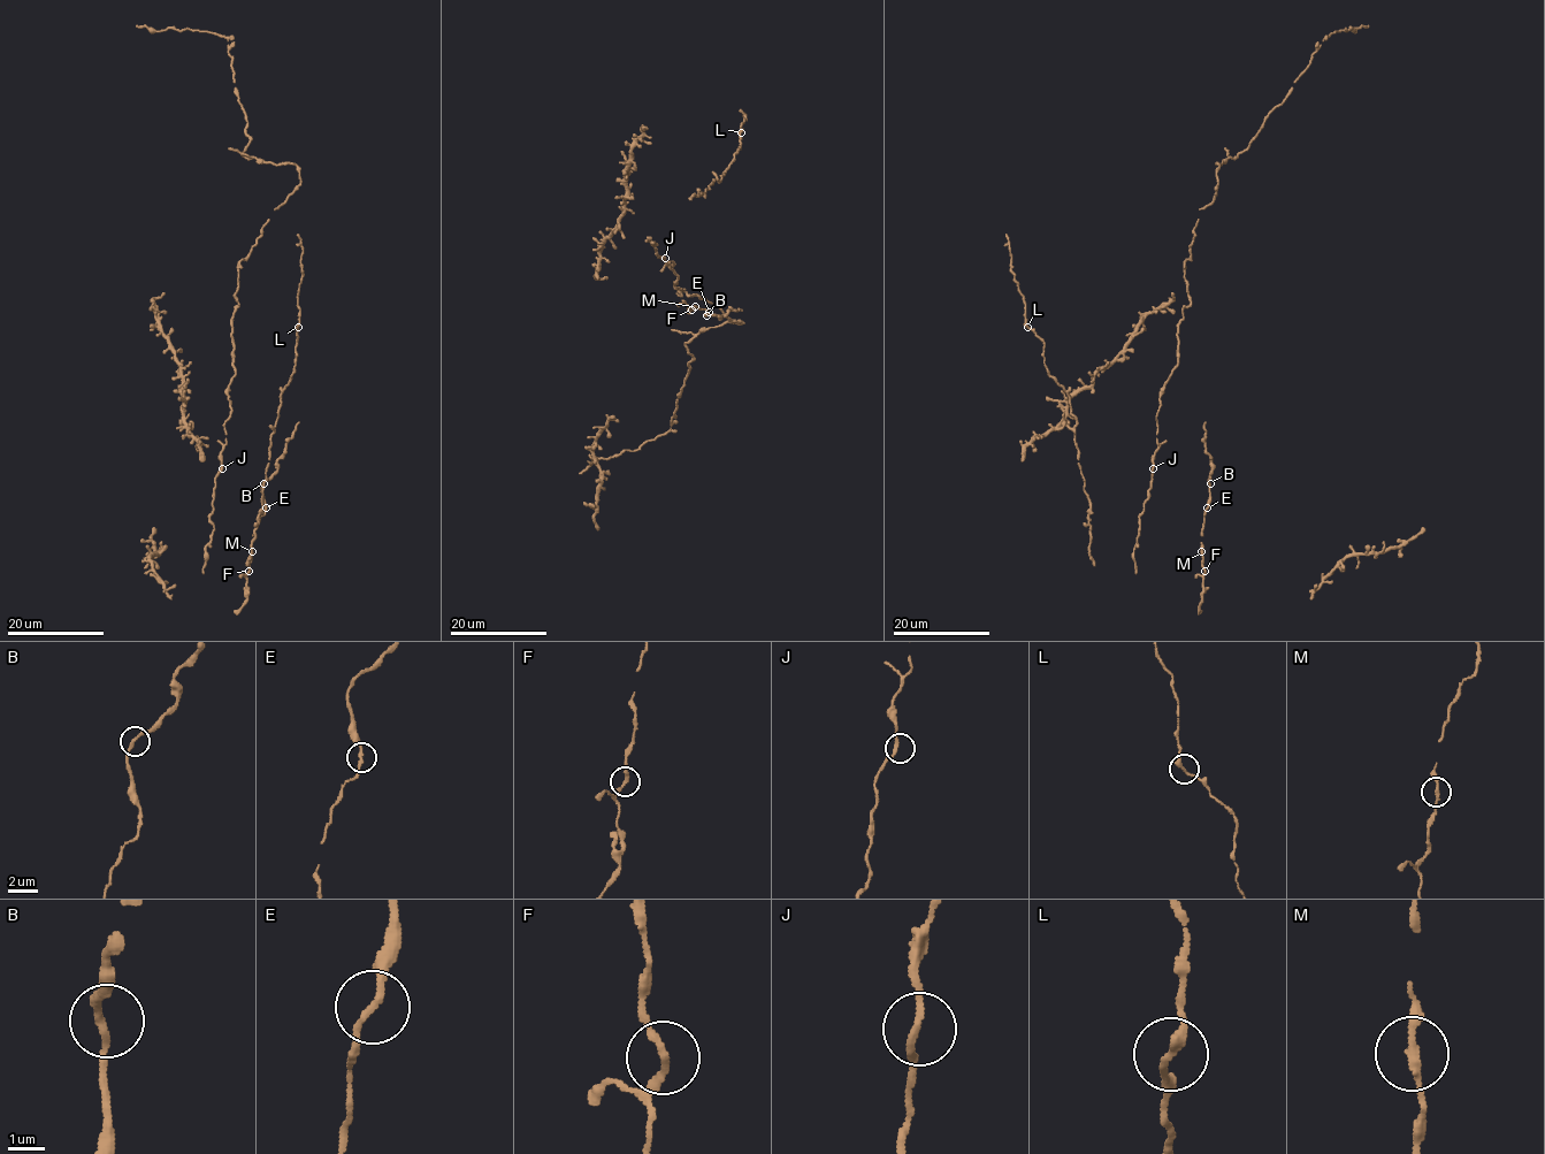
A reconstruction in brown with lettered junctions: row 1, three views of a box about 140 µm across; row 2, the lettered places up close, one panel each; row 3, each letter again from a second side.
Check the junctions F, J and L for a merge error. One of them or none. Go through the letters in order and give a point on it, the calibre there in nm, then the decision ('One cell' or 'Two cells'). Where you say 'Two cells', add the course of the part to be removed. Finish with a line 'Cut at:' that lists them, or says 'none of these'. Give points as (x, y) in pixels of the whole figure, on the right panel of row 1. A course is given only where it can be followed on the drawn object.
F: Place: (1205, 571). Thickness 200 nm. One cell
J: Place: (1153, 468). Thickness 190 nm. One cell
L: Place: (1027, 327). Thickness 240 nm. One cell
Cut at: none of these

